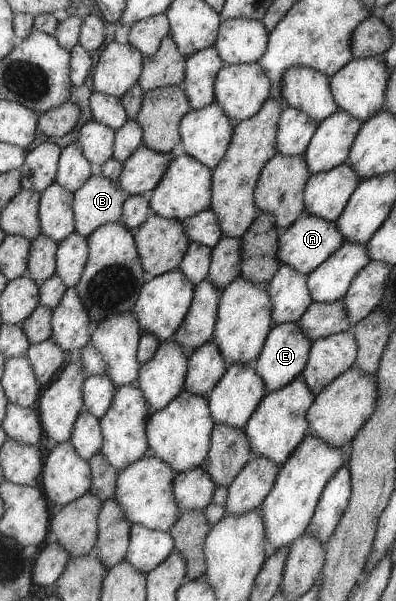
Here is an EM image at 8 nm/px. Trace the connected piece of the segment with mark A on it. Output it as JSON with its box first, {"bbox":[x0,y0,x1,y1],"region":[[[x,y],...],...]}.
{"bbox":[278,213,344,276],"region":[[[305,213],[278,237],[278,259],[283,265],[294,267],[294,271],[298,271],[300,275],[308,276],[318,270],[326,259],[332,257],[344,245],[344,237],[336,222],[326,221],[322,217]]]}

